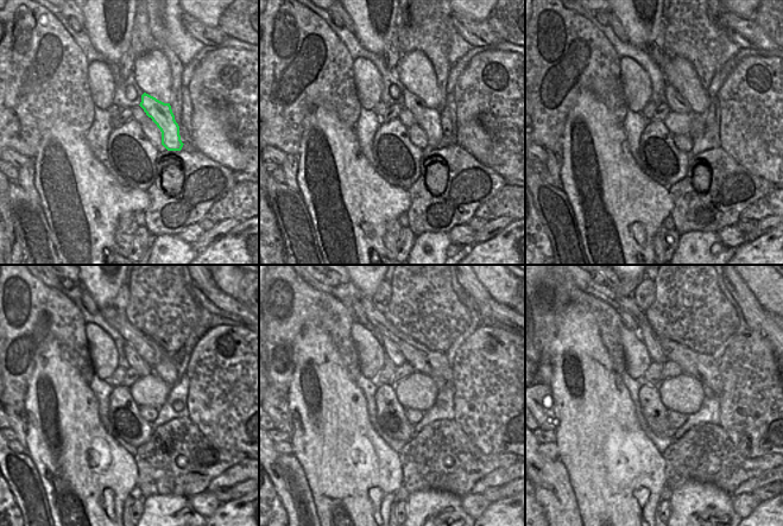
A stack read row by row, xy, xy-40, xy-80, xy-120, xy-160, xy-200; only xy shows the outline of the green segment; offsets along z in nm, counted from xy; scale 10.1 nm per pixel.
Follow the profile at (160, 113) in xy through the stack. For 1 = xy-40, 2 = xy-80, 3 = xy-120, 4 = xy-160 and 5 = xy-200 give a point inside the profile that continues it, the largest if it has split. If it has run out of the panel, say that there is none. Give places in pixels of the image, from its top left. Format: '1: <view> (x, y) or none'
1: xy-40 (429, 119)
2: xy-80 (677, 103)
3: xy-120 (136, 361)
4: xy-160 (392, 352)
5: xy-200 (644, 333)

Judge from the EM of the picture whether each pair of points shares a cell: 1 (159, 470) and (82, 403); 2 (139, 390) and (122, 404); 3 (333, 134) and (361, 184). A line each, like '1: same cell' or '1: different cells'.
1: different cells
2: different cells
3: same cell

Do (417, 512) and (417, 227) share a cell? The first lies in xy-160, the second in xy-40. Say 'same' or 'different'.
different

